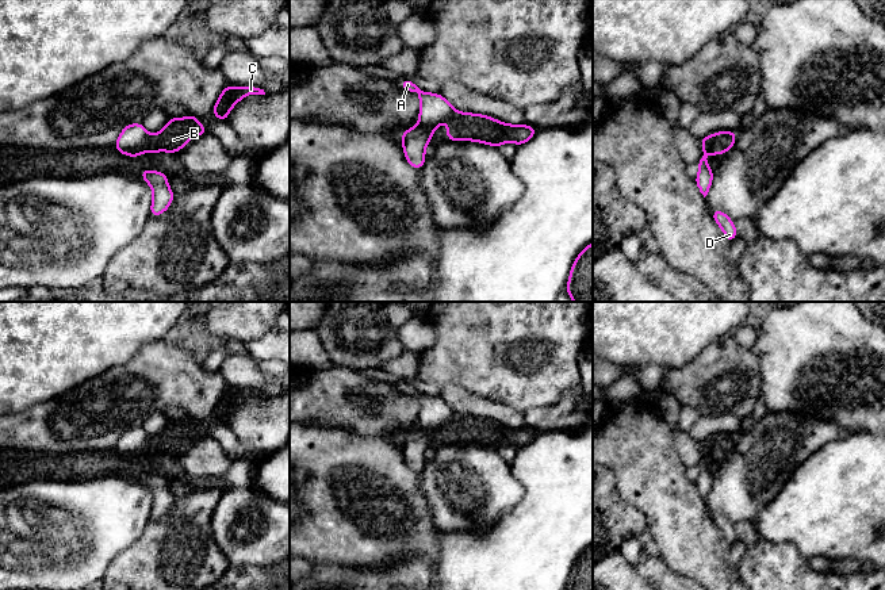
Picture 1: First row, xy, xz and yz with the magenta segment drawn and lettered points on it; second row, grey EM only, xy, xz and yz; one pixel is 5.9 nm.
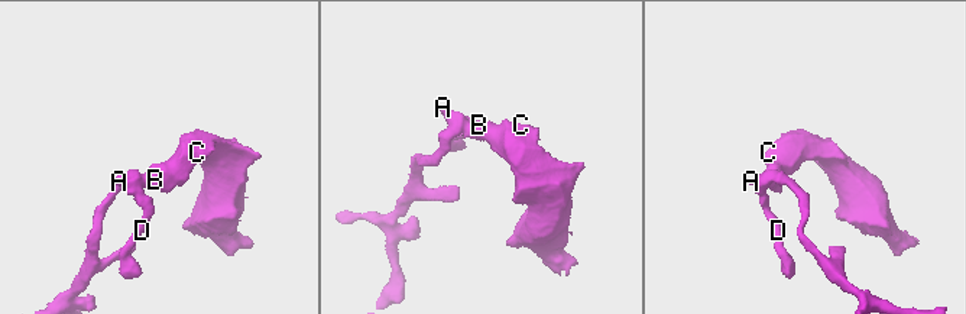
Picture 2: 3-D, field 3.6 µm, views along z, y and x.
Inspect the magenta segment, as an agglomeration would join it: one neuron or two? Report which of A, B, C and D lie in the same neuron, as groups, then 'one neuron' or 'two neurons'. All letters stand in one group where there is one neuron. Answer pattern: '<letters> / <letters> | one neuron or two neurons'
A D / B C | two neurons

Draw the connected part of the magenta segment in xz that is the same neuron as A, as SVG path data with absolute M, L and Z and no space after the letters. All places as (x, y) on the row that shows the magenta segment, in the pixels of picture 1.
M405 81L403 88L419 95L419 116L418 124L407 129L399 139L409 165L422 169L426 160L425 148L432 142L434 129L449 119L455 114L455 108L440 93L424 92L411 81Z

